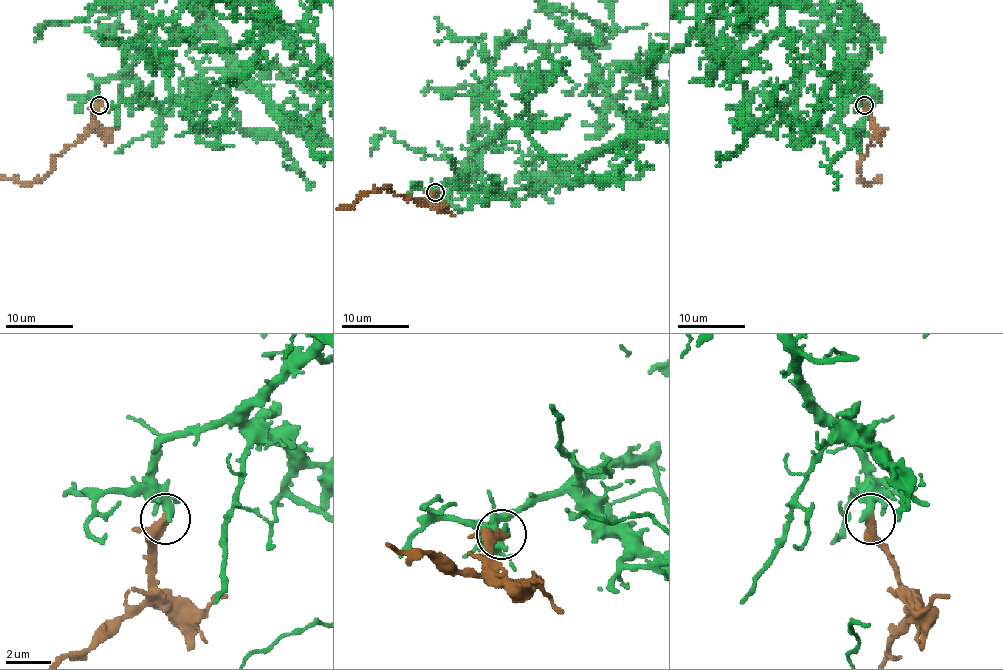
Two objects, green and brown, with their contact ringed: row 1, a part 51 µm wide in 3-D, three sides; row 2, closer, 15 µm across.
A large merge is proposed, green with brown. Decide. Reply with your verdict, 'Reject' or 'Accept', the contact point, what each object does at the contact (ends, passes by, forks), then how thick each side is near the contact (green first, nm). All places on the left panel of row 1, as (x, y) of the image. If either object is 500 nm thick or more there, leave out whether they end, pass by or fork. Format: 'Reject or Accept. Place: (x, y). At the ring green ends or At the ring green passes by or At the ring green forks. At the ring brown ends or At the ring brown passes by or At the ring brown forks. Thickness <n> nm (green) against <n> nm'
Accept. Place: (99, 105). At the ring green ends. At the ring brown passes by. Thickness 380 nm (green) against 320 nm

